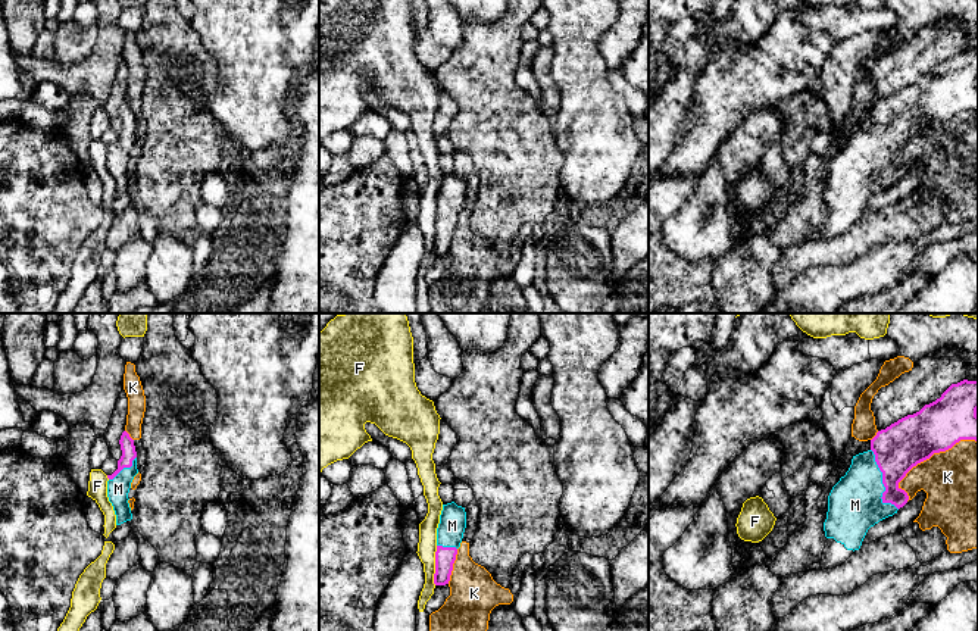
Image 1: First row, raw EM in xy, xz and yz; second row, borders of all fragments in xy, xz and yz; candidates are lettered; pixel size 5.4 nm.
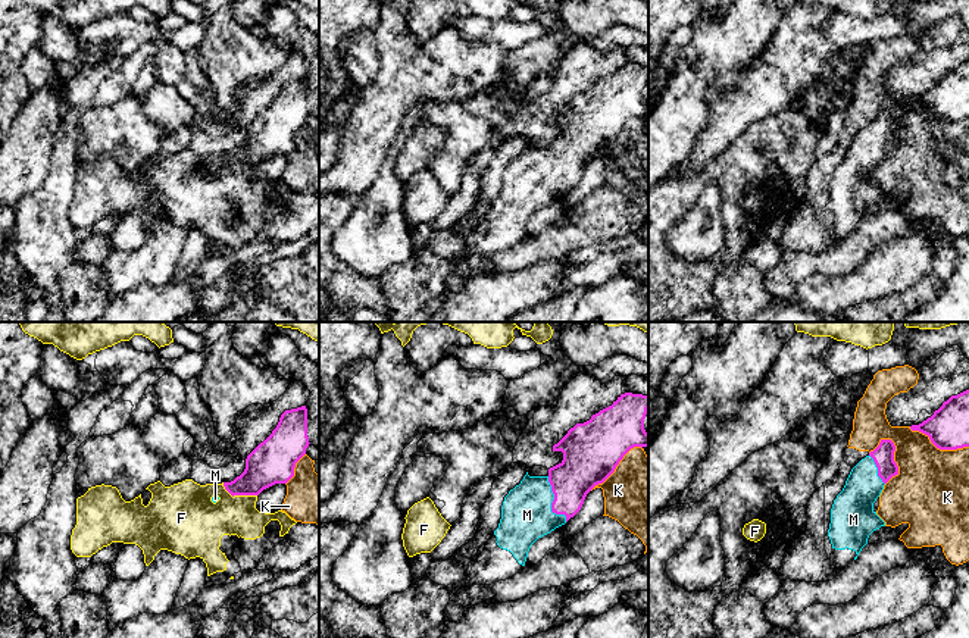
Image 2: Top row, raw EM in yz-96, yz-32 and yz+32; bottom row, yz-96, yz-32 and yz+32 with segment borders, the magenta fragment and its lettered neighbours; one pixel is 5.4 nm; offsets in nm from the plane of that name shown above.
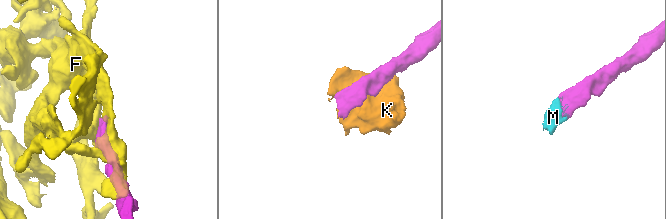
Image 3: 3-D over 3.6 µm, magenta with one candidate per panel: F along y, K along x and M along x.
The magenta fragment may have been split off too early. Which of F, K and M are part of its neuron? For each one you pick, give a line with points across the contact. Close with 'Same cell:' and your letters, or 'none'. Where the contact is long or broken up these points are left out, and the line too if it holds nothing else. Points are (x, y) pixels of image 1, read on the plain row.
M: runs through yz (903, 115), (883, 137), (883, 153), (855, 175)
Same cell: M

